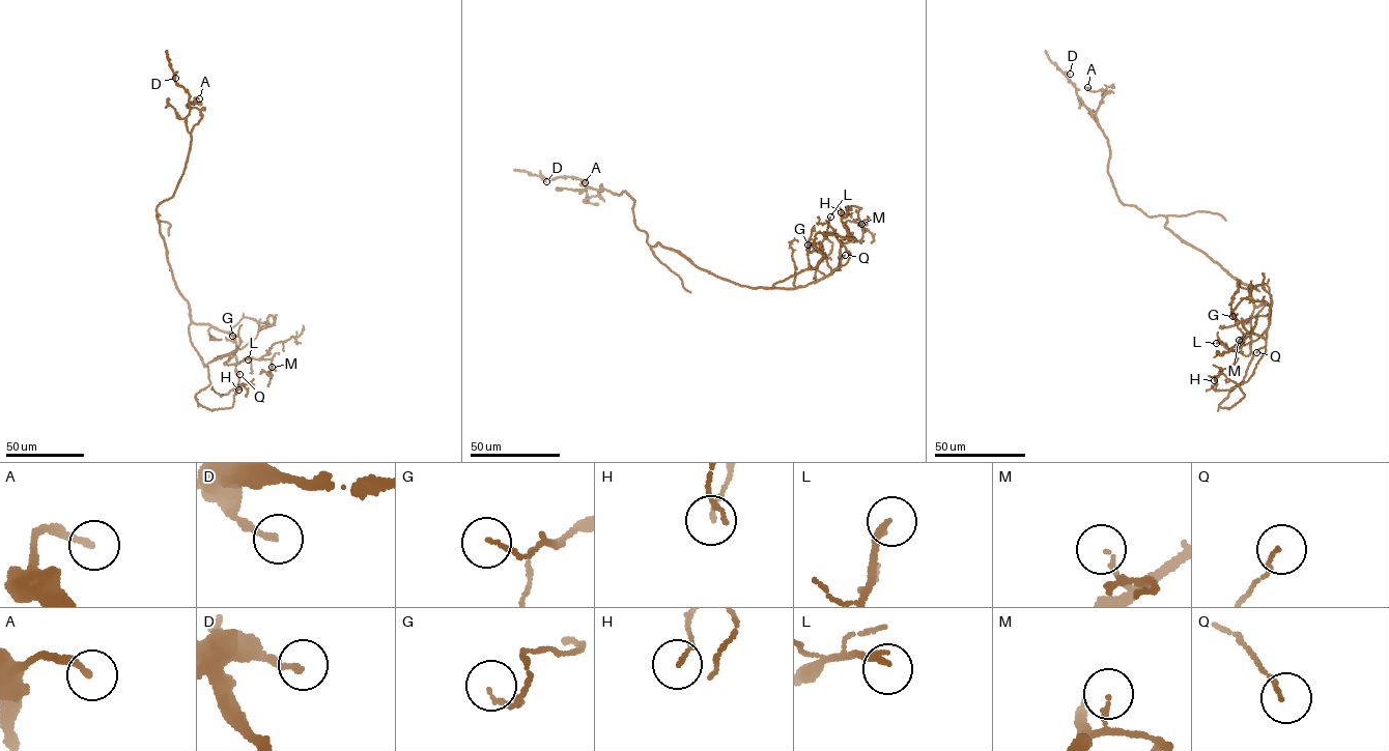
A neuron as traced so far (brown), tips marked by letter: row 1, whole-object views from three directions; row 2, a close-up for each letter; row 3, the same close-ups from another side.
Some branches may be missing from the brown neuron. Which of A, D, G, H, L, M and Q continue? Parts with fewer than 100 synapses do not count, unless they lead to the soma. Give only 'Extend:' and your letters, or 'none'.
Extend: none

